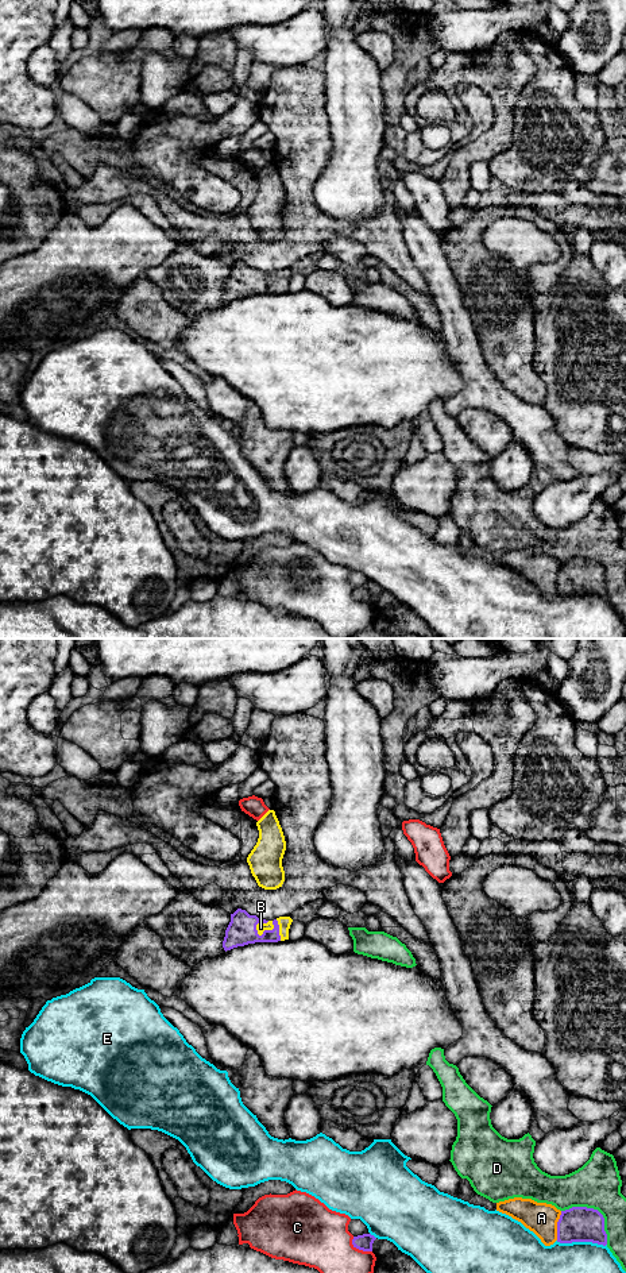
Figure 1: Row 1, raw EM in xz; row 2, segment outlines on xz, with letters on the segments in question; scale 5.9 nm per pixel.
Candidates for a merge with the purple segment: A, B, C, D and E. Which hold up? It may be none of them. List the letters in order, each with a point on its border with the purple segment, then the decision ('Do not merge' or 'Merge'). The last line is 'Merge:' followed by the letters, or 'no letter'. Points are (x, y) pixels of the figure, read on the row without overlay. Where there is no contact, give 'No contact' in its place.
A: Touches purple at xz (557, 578). Do not merge
B: Touches purple at xz (267, 282). Merge
C: Touches purple at xz (359, 601). Do not merge
D: Touches purple at xz (596, 562). Do not merge
E: Touches purple at xz (582, 593). Do not merge
Merge: B

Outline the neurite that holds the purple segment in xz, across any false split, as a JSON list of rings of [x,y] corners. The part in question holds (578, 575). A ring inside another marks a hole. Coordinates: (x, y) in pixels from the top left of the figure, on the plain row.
[[[587,559],[561,563],[557,574],[557,594],[592,594],[606,598],[607,586],[603,567],[598,562]]]

